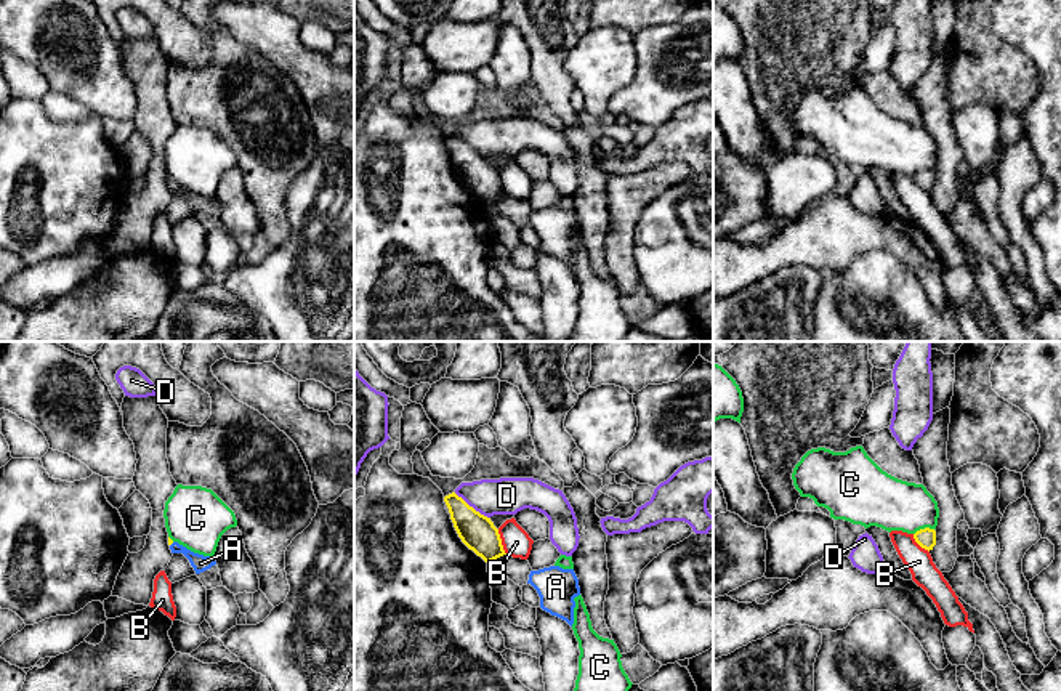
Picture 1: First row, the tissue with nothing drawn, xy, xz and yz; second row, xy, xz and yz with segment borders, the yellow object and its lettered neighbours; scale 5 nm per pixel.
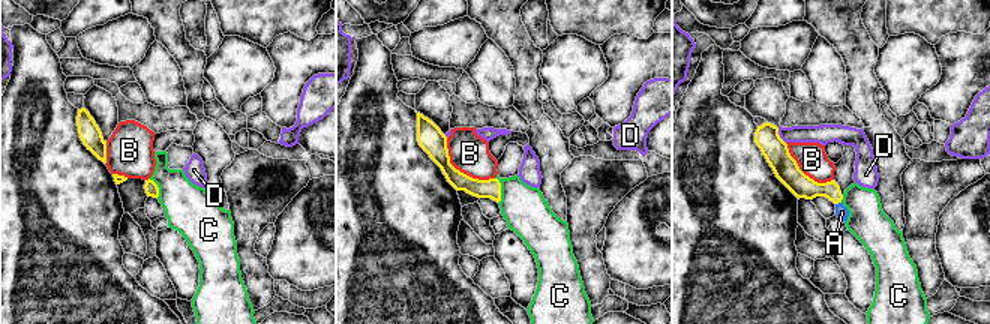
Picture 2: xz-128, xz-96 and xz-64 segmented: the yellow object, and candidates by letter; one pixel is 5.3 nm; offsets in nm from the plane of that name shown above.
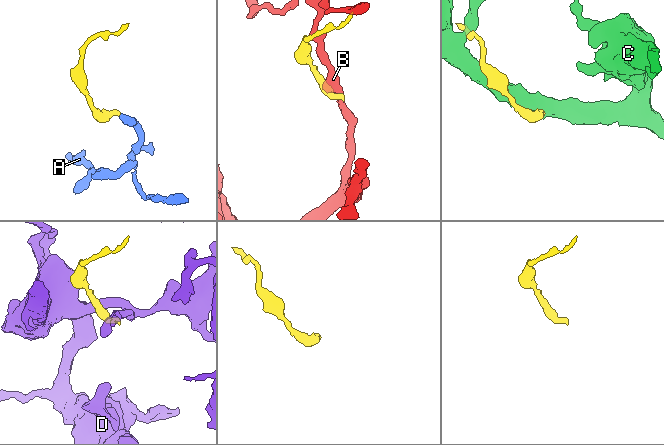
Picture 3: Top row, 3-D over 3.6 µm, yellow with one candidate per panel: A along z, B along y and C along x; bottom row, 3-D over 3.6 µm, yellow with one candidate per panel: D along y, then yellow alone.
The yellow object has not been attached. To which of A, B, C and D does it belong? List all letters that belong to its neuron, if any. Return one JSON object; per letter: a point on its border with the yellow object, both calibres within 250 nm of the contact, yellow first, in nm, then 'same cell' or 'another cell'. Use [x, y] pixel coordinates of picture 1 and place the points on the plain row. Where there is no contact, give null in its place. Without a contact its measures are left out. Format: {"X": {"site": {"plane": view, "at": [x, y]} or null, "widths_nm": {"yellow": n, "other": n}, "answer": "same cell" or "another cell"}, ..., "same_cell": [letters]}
{"A": {"site": null, "answer": "same cell"}, "B": {"site": {"plane": "xz", "at": [500, 183]}, "widths_nm": {"yellow": 180, "other": 140}, "answer": "another cell"}, "C": {"site": {"plane": "yz", "at": [925, 169]}, "widths_nm": {"yellow": 100, "other": 260}, "answer": "another cell"}, "D": {"site": {"plane": "xz", "at": [472, 148]}, "widths_nm": {"yellow": 180, "other": 190}, "answer": "another cell"}, "same_cell": ["A"]}

